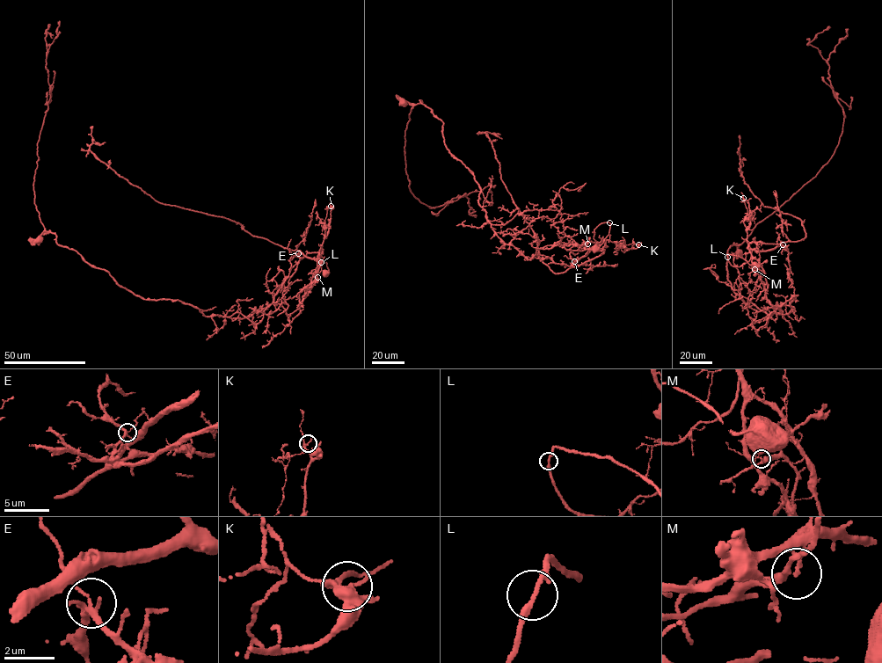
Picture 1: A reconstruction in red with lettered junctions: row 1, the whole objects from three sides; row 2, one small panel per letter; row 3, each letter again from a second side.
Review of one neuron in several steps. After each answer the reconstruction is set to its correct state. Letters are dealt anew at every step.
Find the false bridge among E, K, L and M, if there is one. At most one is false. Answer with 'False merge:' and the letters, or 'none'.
False merge: M

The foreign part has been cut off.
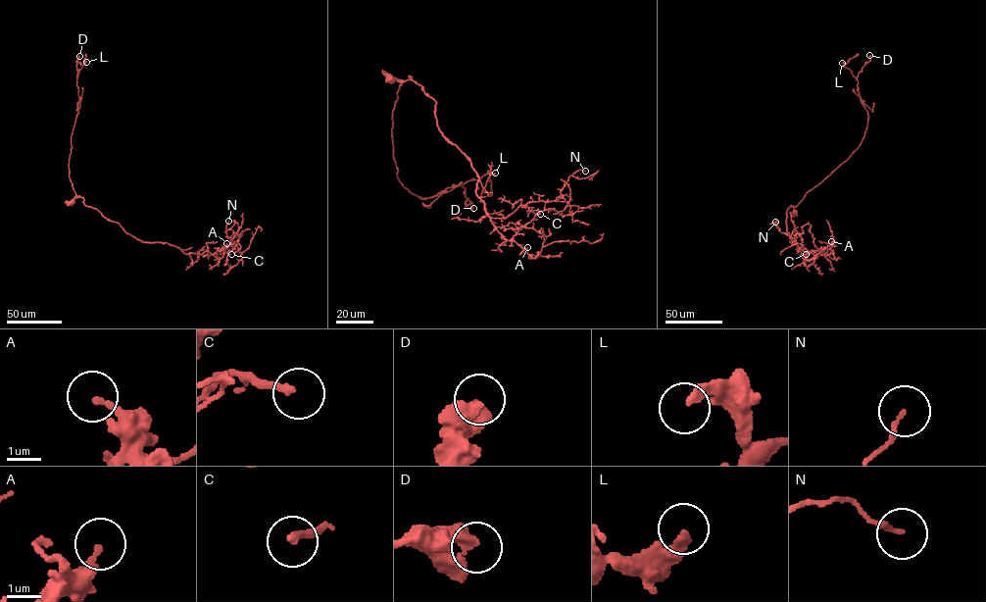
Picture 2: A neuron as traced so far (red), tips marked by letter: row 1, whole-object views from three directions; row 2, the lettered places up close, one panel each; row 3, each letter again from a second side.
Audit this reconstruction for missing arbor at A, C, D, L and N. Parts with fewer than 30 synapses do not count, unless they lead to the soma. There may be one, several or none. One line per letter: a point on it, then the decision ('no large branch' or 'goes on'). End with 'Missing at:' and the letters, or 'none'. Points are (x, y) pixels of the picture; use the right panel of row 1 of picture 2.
A: at (831, 241); no large branch
C: at (806, 254); goes on
D: at (869, 55); no large branch
L: at (842, 63); no large branch
N: at (775, 222); no large branch
Missing at: C

